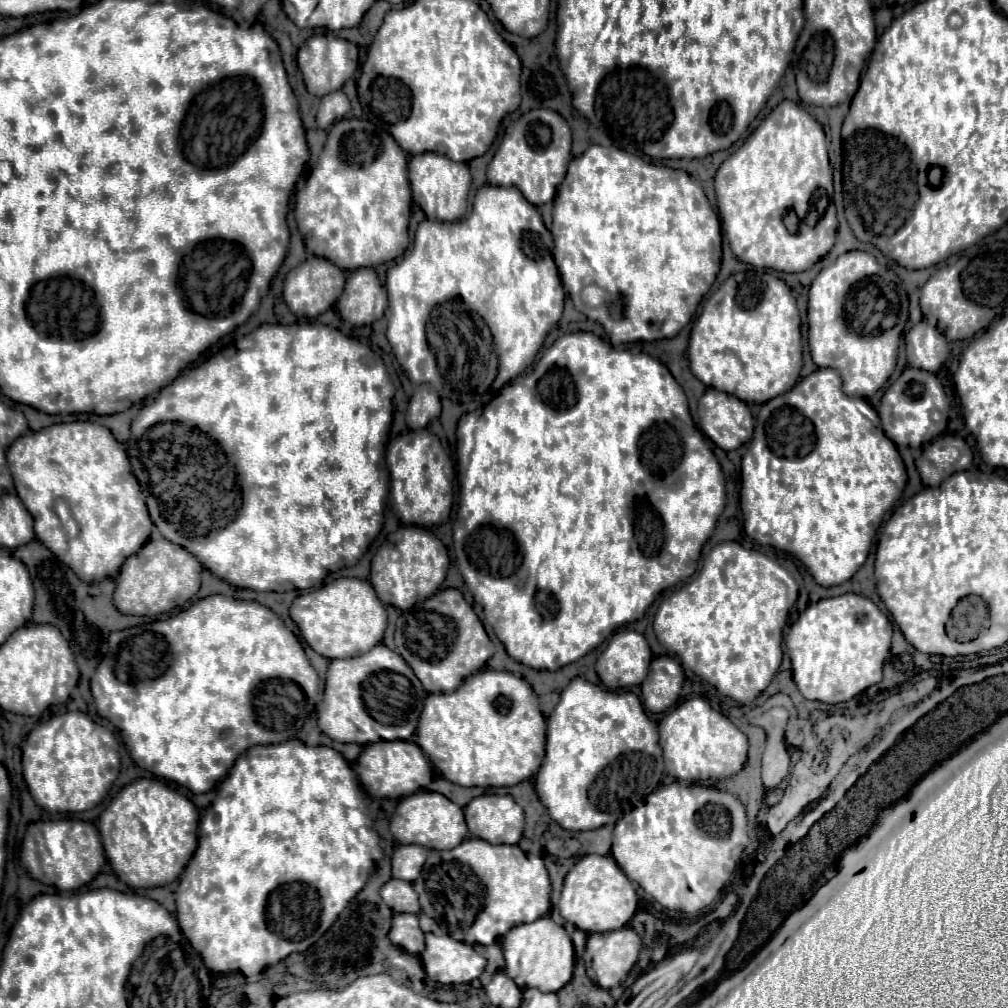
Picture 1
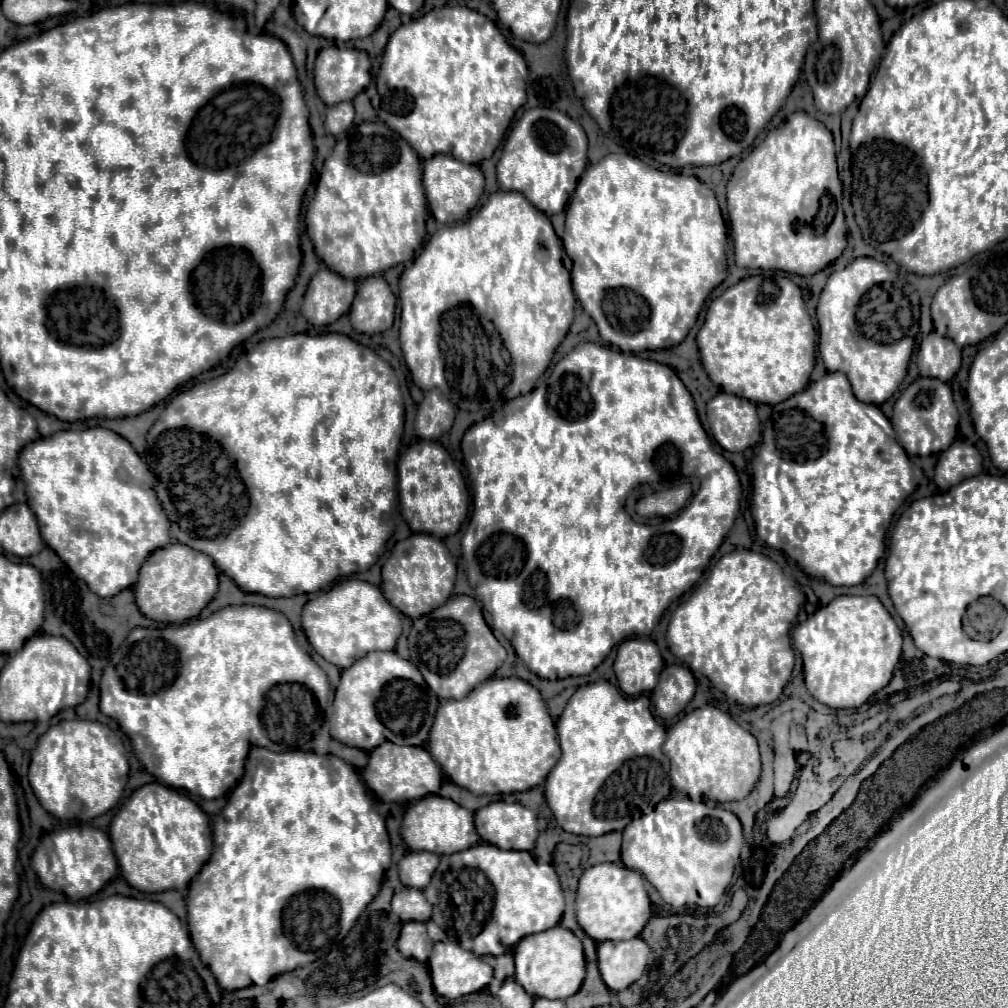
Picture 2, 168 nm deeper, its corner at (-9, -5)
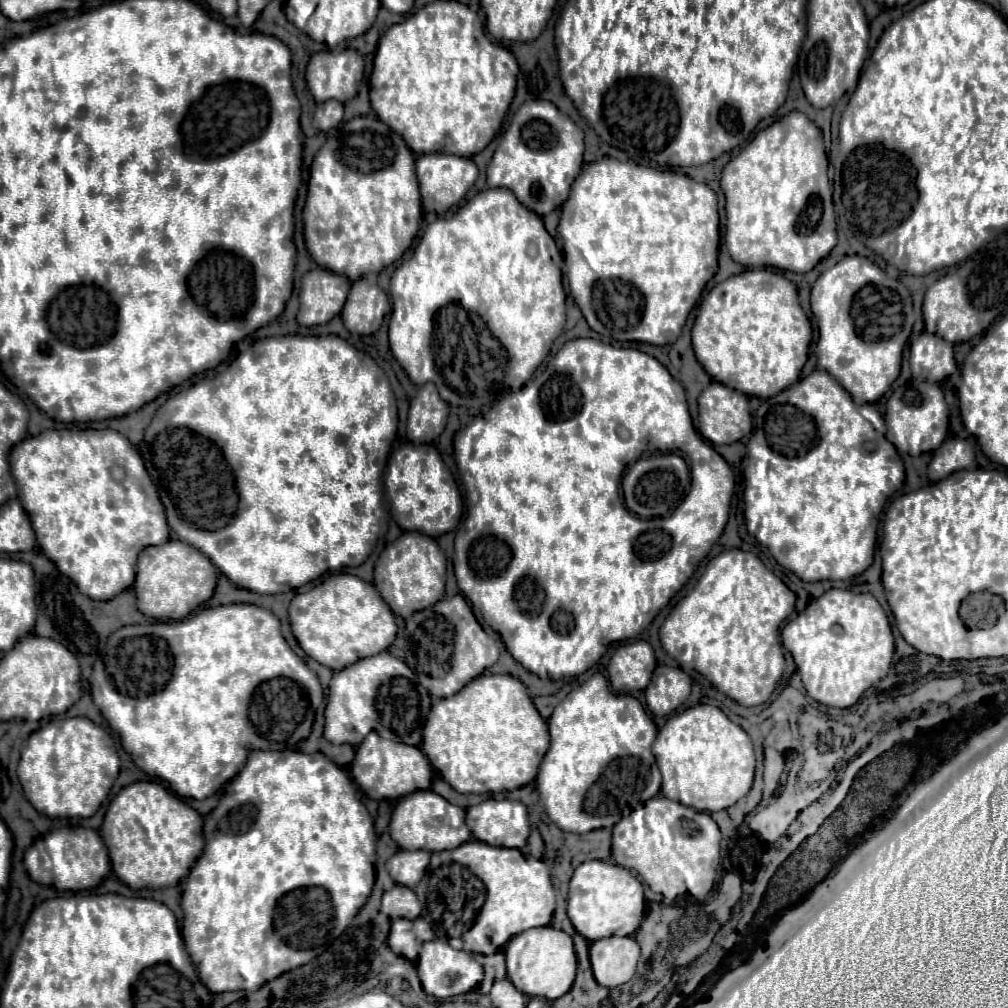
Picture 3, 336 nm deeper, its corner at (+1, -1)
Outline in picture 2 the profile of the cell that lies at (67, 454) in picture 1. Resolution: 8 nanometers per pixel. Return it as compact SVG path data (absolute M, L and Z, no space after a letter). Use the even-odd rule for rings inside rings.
M102 427L86 431L58 431L46 439L28 443L18 457L18 467L26 485L28 505L38 517L42 539L96 595L114 597L120 591L130 589L136 583L146 557L168 545L170 523L156 497L152 473L134 447L118 433ZM118 469L126 469L130 473L130 483L118 479Z

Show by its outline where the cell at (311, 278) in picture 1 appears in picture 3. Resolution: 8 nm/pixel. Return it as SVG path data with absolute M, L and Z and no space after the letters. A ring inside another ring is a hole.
M322 267L310 269L302 277L296 321L304 327L328 323L332 317L340 315L348 289L350 281L344 275L334 275Z

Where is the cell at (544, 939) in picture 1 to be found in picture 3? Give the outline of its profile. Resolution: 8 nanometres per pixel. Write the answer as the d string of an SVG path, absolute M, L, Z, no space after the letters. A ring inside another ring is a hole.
M554 927L528 929L510 939L510 943L504 947L504 955L506 955L508 979L514 983L514 987L518 987L518 991L530 997L558 999L564 993L568 993L568 989L574 983L576 955L572 937L564 931L558 931Z

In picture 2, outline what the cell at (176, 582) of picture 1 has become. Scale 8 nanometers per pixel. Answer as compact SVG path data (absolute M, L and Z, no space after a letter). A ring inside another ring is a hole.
M170 543L164 549L154 551L140 569L138 583L134 585L134 597L138 609L154 621L182 623L196 617L218 591L218 569L214 561L200 551L194 551L182 543Z

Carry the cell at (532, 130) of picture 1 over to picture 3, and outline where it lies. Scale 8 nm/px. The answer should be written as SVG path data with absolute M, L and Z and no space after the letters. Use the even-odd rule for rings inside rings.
M526 101L504 131L488 165L486 181L490 187L514 191L516 199L538 215L548 215L568 199L570 185L582 169L582 155L584 133L568 115L560 113L550 101Z

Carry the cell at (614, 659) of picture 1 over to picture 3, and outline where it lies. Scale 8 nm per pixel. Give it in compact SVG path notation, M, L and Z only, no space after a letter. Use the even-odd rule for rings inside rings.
M642 639L626 641L616 647L614 655L608 661L610 685L616 693L640 691L648 685L654 667L656 657L650 643Z

